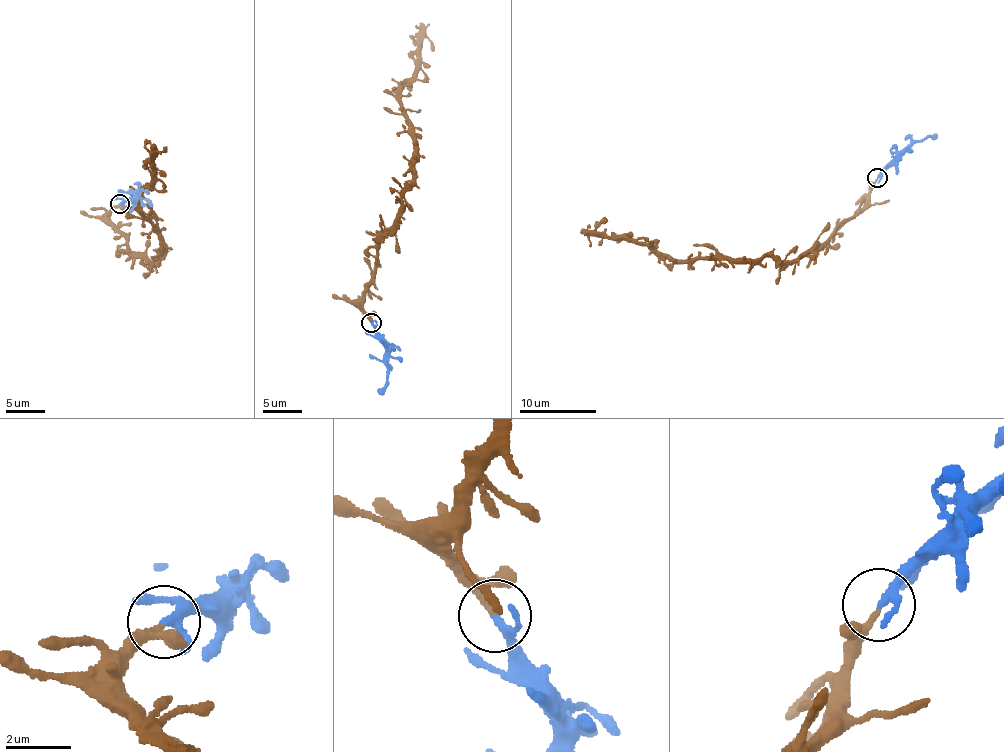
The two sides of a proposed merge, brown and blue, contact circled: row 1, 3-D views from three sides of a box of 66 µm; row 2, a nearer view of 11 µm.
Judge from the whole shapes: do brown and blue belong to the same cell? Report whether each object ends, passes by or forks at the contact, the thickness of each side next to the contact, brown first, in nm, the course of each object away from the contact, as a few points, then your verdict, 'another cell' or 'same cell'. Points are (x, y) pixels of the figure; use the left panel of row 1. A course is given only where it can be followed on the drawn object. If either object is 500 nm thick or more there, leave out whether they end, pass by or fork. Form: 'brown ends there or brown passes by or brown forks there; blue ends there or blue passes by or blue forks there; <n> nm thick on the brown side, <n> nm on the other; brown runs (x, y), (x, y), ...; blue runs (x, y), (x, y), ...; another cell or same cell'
brown passes by; blue passes by; 160 nm thick on the brown side, 200 nm on the other; brown runs (120, 205), (111, 228), (154, 263), (160, 240), (139, 197), (151, 180), (147, 140); blue runs (120, 203), (138, 193), (131, 190); same cell

